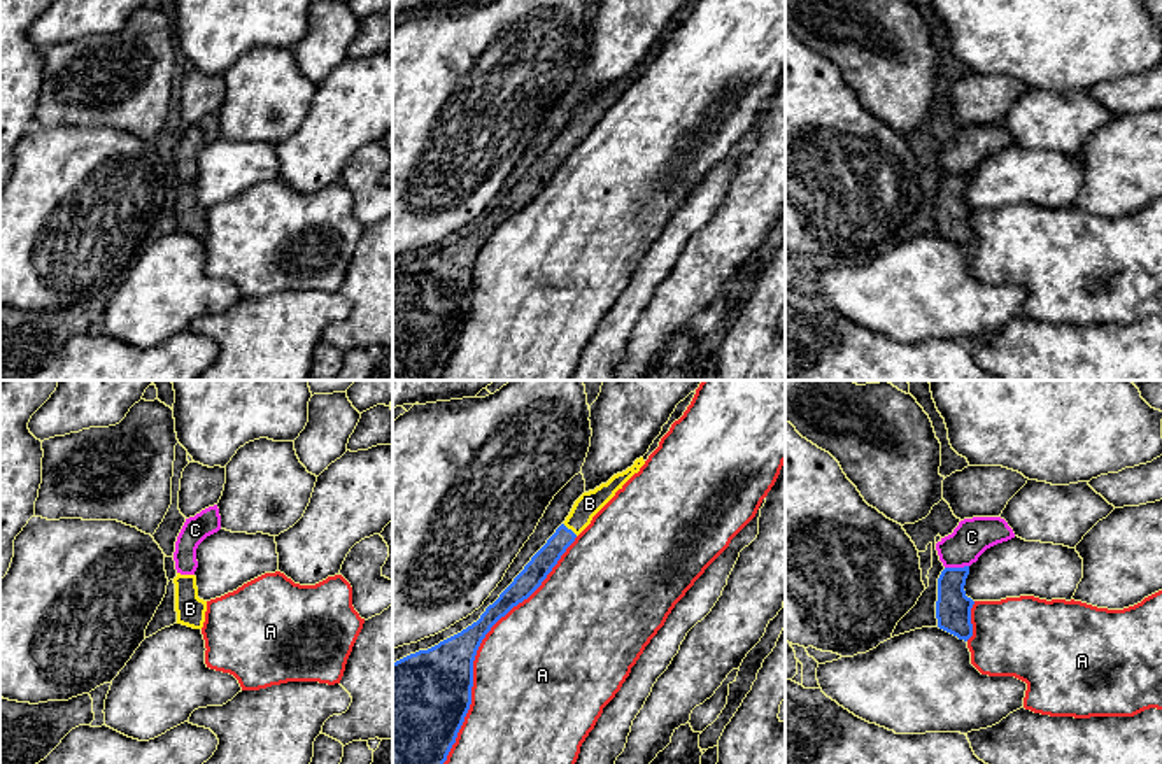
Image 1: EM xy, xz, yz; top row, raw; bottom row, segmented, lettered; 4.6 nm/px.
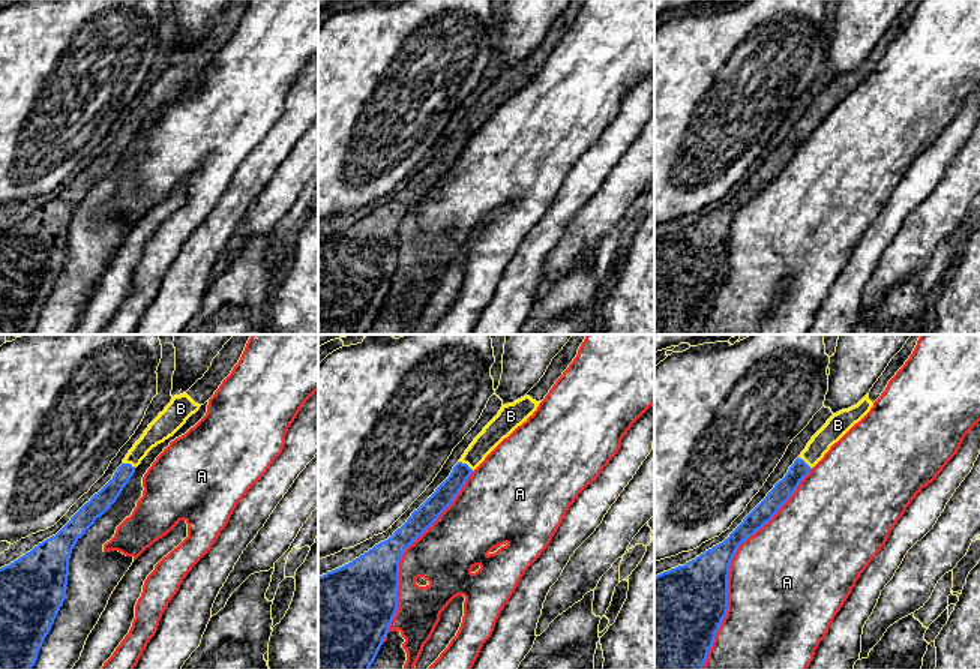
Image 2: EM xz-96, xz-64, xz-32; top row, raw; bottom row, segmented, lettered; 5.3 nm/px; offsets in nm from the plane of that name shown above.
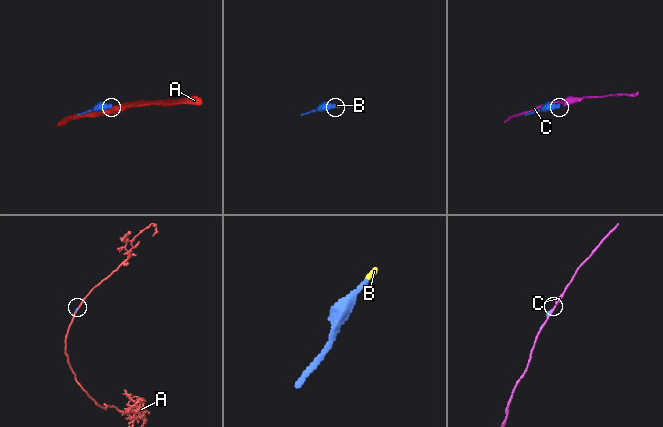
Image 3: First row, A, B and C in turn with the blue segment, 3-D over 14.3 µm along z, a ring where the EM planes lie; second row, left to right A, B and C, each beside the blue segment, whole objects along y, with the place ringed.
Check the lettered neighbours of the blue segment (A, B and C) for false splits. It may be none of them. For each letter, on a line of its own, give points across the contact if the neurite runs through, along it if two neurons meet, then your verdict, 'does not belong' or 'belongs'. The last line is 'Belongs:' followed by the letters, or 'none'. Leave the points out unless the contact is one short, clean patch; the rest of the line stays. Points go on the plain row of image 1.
A: does not belong
B: runs through xz (535, 179), (570, 137), (589, 111); belongs
C: does not belong
Belongs: B

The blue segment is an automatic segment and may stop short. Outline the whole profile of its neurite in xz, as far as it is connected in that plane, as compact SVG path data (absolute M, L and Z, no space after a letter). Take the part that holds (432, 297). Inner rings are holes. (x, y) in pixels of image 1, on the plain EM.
M640 65L631 75L613 82L606 91L584 100L575 109L566 128L531 165L500 205L485 216L477 230L428 258L419 258L393 270L393 380L442 378L471 312L473 268L482 247L501 224L528 207L542 193L566 156L591 131L592 124L634 81L640 79L643 72L645 68Z

